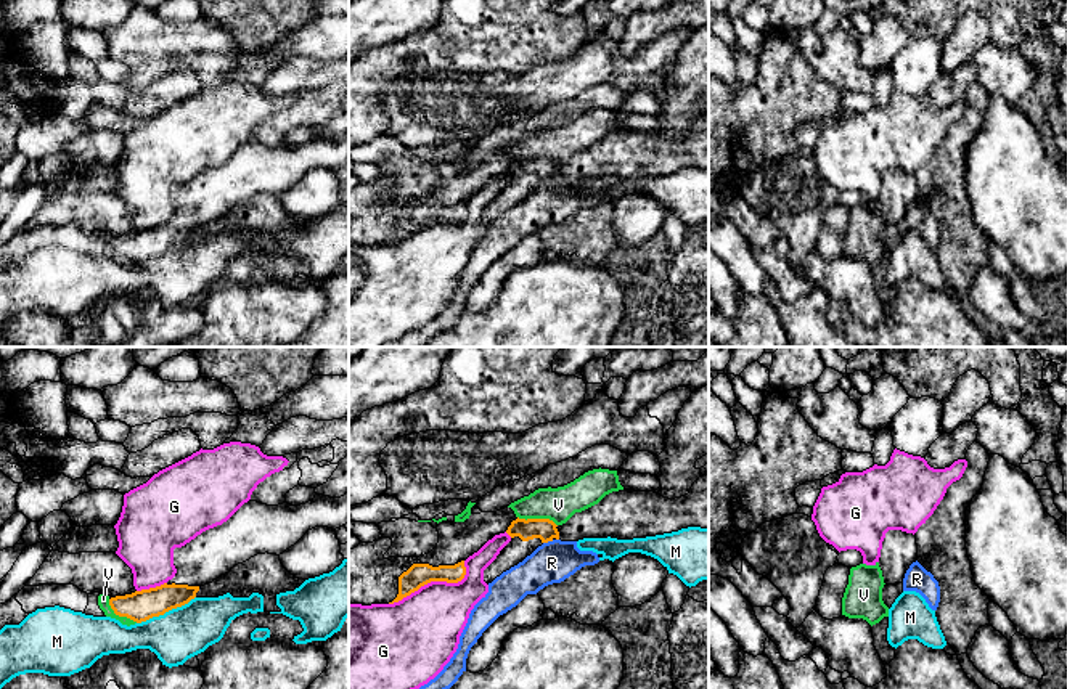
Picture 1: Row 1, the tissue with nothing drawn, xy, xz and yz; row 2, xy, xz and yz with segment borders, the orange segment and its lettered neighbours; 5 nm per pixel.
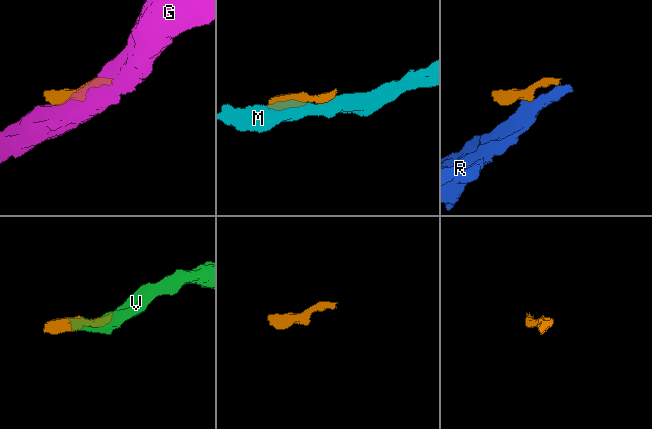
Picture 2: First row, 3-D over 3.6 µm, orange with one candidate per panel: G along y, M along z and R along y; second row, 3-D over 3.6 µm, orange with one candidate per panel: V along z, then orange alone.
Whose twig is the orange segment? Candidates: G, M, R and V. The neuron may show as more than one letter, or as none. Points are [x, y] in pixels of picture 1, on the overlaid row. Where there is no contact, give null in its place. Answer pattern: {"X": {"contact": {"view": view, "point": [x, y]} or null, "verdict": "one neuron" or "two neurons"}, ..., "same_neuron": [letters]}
{"G": {"contact": {"view": "xz", "point": [434, 580]}, "verdict": "two neurons"}, "M": {"contact": {"view": "xy", "point": [166, 611]}, "verdict": "two neurons"}, "R": {"contact": {"view": "xz", "point": [548, 540]}, "verdict": "two neurons"}, "V": {"contact": {"view": "xz", "point": [537, 519]}, "verdict": "two neurons"}, "same_neuron": []}

